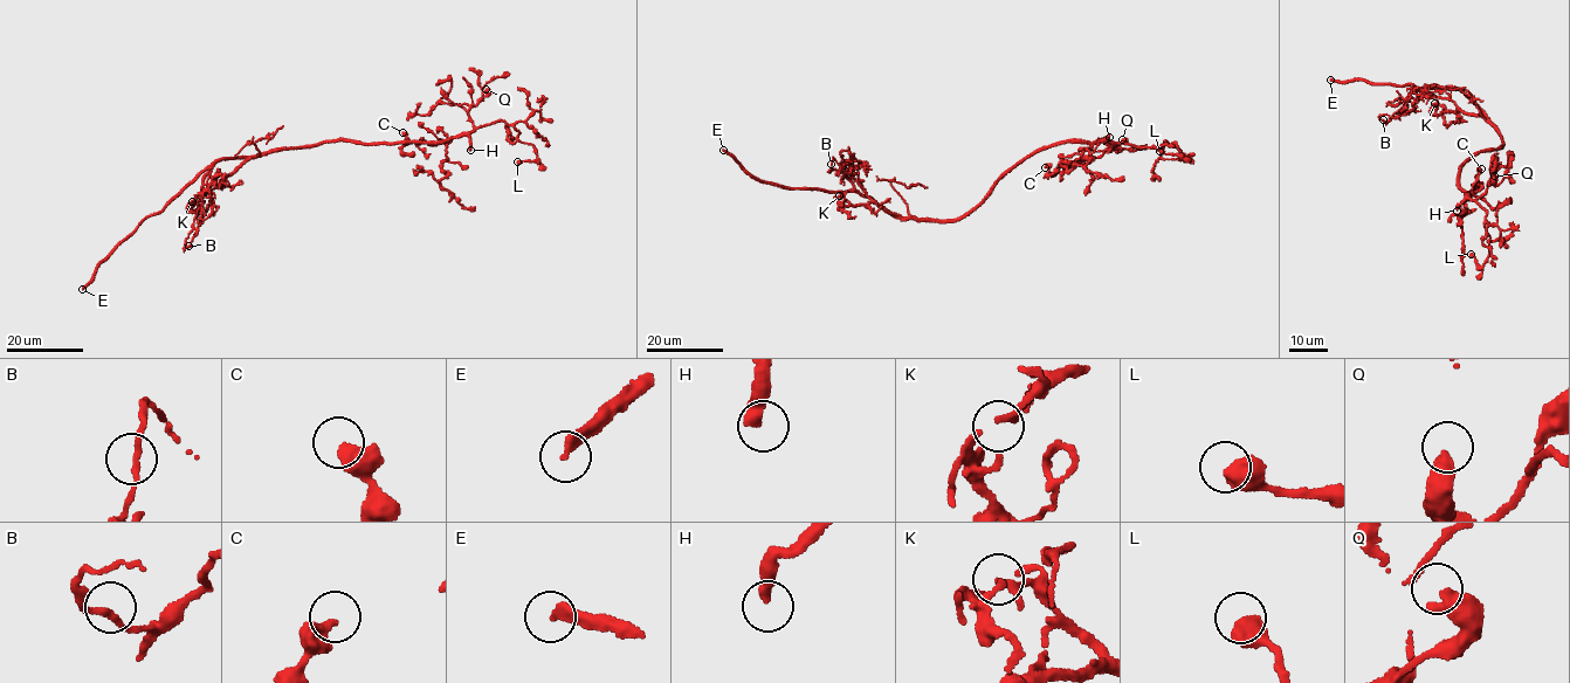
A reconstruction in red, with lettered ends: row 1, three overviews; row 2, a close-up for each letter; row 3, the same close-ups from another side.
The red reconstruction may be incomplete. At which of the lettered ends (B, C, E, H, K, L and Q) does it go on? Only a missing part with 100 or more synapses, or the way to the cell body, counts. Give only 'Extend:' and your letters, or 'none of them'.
Extend: E, H

